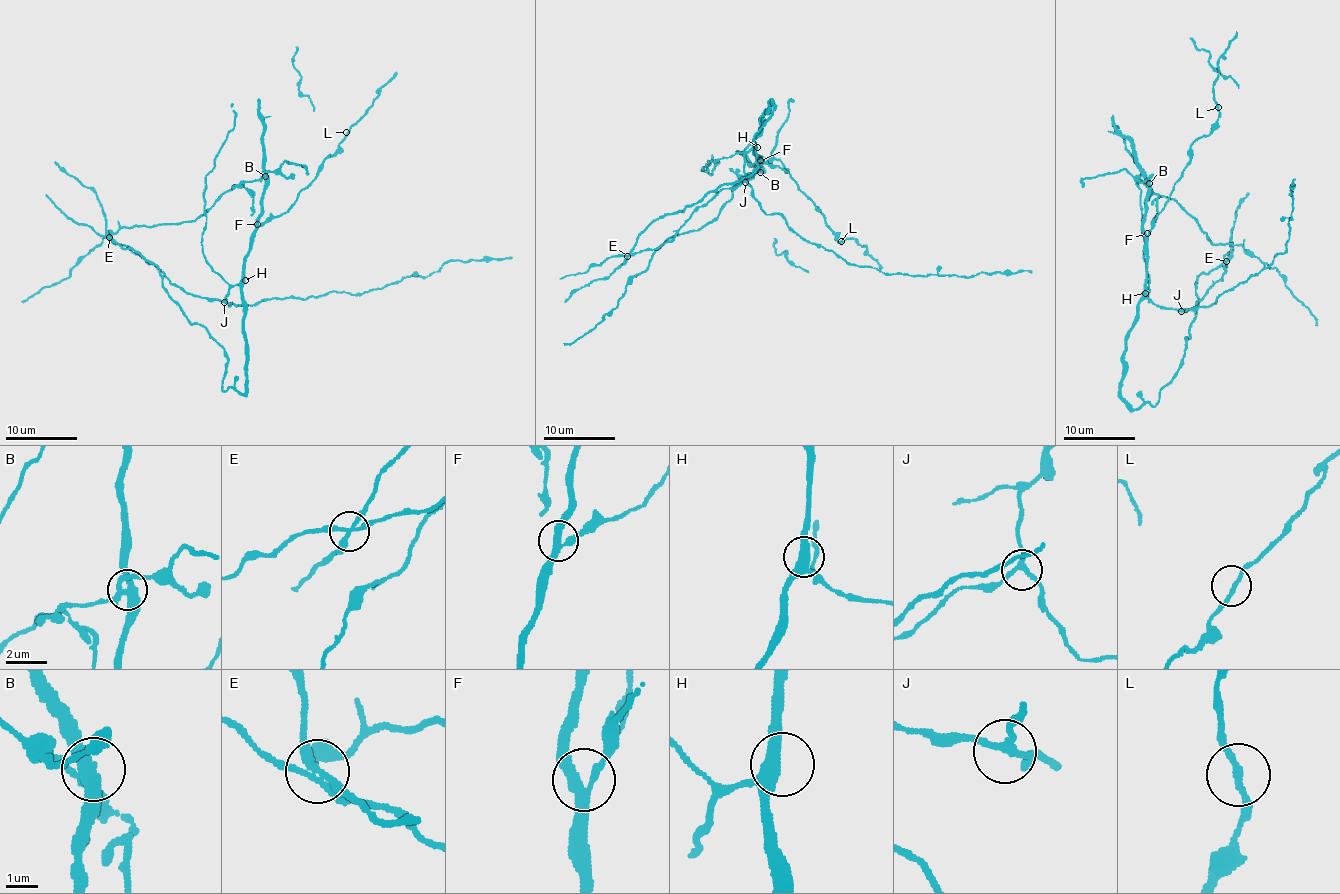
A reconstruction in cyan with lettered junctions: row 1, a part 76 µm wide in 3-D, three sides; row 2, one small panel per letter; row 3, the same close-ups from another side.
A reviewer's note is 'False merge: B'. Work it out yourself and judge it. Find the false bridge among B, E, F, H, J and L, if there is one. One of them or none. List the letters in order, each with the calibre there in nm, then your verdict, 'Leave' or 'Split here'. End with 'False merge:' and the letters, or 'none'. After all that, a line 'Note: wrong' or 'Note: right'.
B: Thickness 380 nm. Split here
E: Thickness 240 nm. Leave
F: Thickness 280 nm. Leave
H: Thickness 360 nm. Leave
J: Thickness 200 nm. Leave
L: Thickness 190 nm. Leave
False merge: B
Note: right

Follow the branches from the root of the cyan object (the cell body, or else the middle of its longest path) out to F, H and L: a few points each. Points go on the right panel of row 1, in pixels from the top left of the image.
F: (1147, 271), (1147, 233)
H: (1147, 271), (1145, 293)
L: (1147, 271), (1147, 244), (1153, 221), (1187, 166), (1190, 145), (1216, 126), (1218, 107)

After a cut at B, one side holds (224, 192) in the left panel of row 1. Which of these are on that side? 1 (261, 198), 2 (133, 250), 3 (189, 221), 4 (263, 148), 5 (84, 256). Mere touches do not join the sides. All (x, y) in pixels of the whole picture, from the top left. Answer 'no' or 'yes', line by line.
1: no
2: no
3: yes
4: no
5: yes

